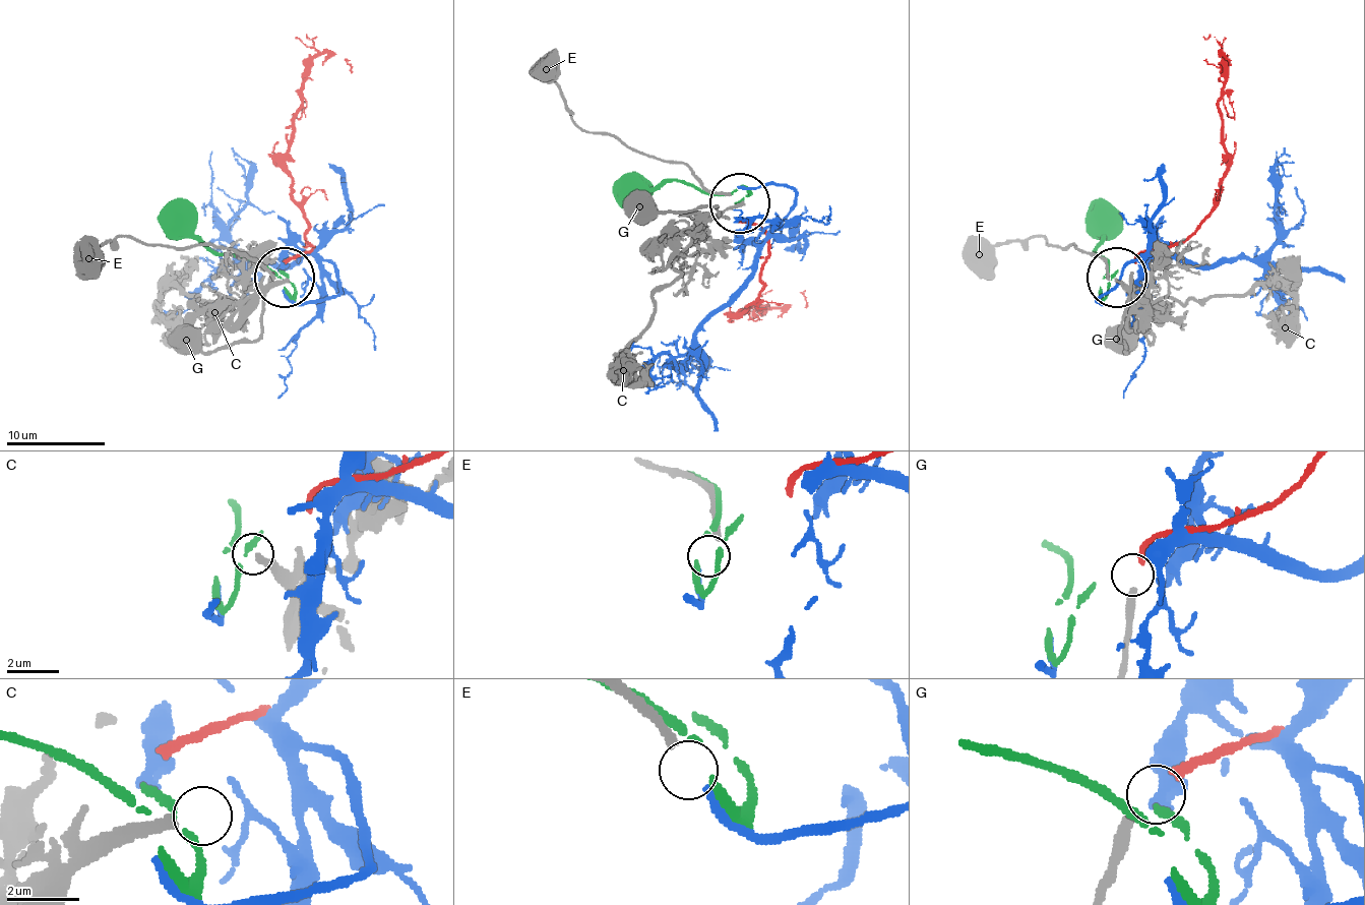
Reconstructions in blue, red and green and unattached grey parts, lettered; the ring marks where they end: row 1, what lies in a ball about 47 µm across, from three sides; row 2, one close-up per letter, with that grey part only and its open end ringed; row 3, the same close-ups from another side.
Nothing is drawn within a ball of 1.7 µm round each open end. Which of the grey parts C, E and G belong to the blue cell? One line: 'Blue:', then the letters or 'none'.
Blue: E

